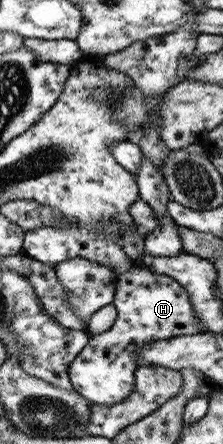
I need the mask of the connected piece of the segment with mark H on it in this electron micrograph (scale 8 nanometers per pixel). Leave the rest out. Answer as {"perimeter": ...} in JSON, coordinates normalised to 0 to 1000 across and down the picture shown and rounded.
{"perimeter":[[[605,592],[574,613],[525,624],[516,669],[498,680],[525,694],[525,718],[475,748],[404,755],[386,779],[300,829],[327,878],[404,910],[457,914],[538,910],[583,896],[619,829],[614,788],[659,770],[910,748],[843,655],[767,622],[682,613],[650,595]]]}

